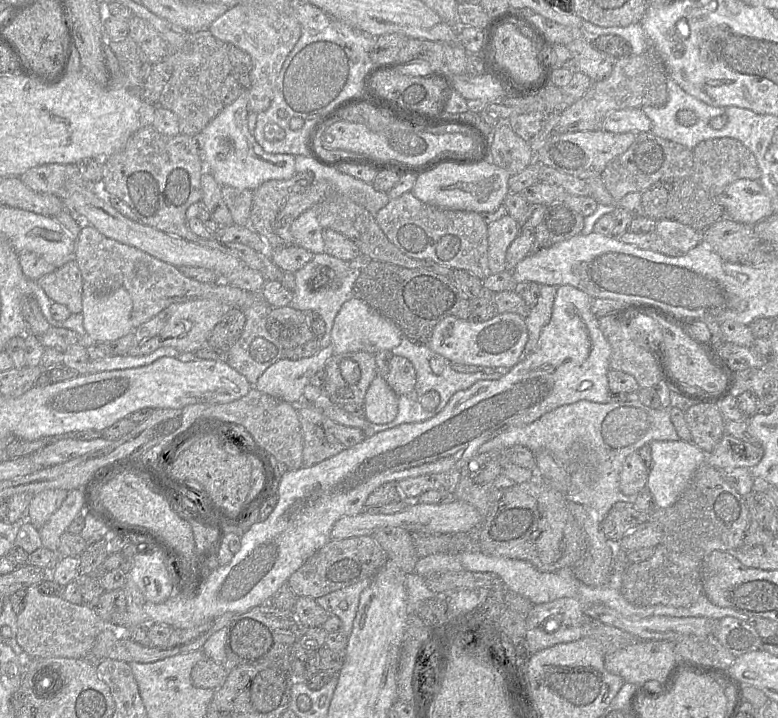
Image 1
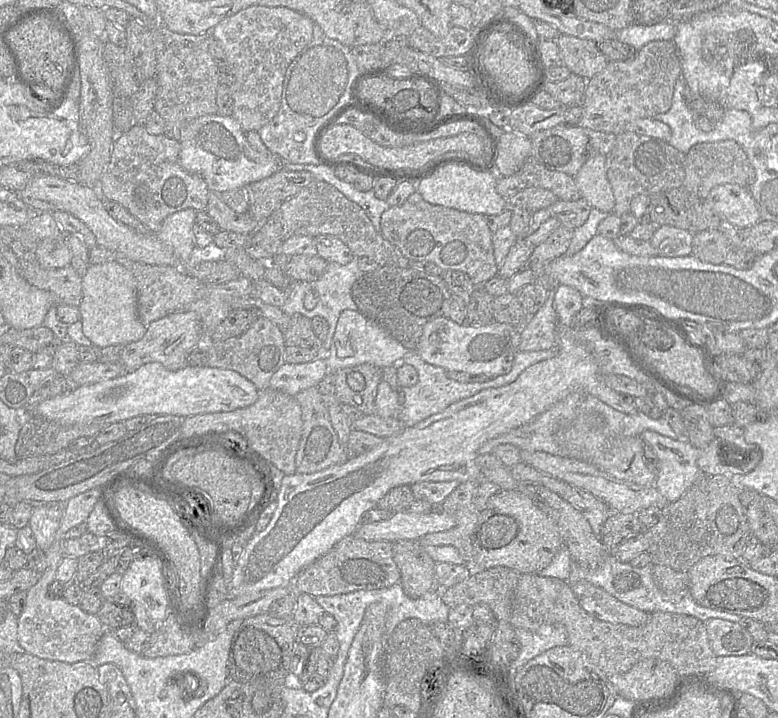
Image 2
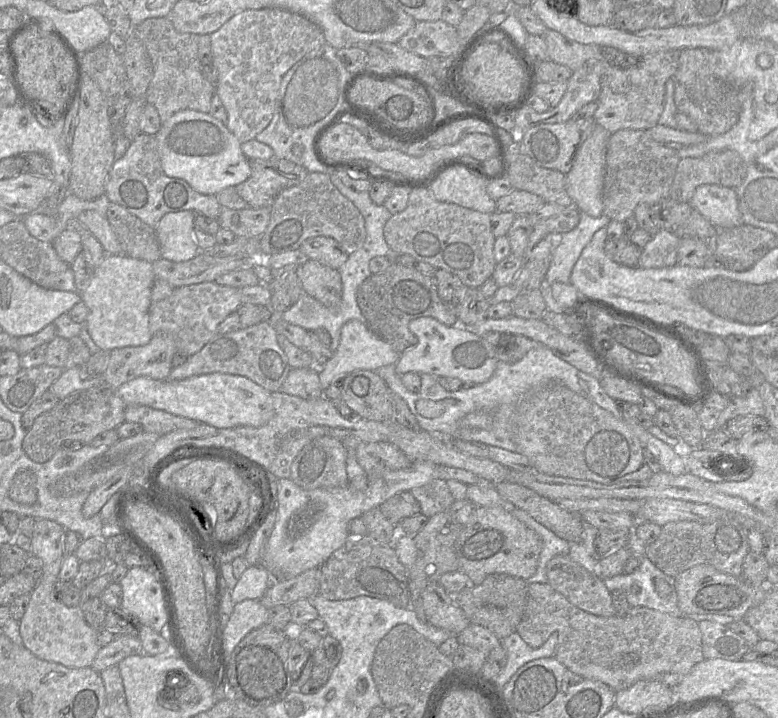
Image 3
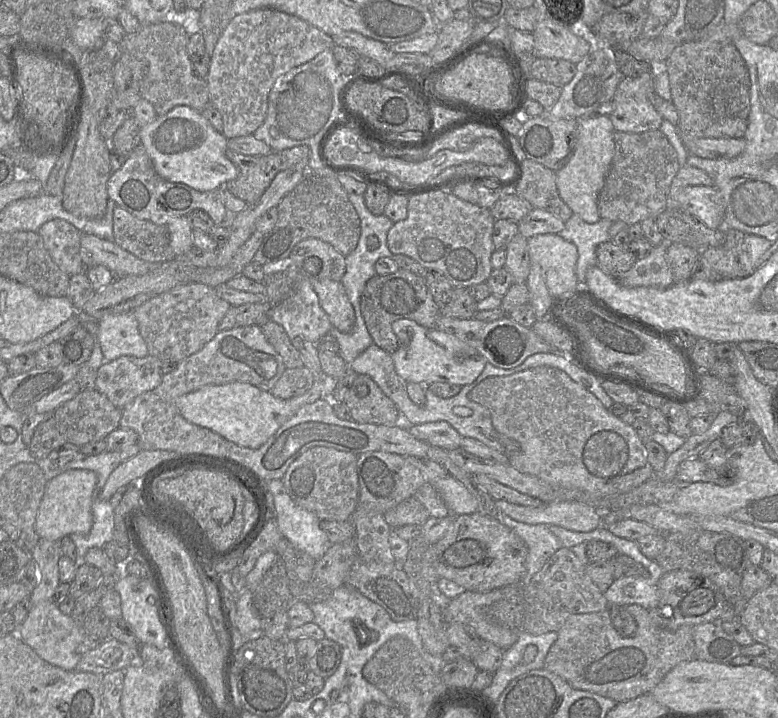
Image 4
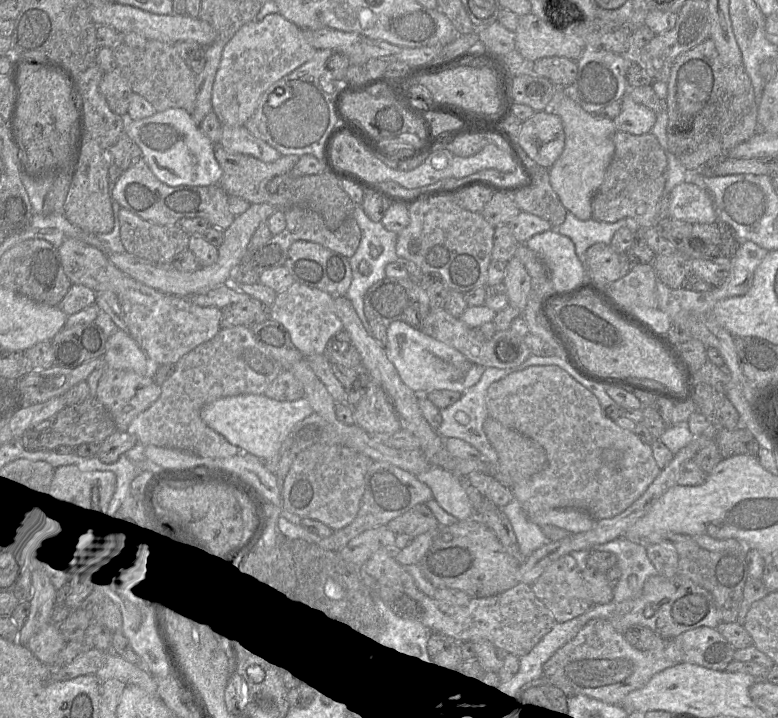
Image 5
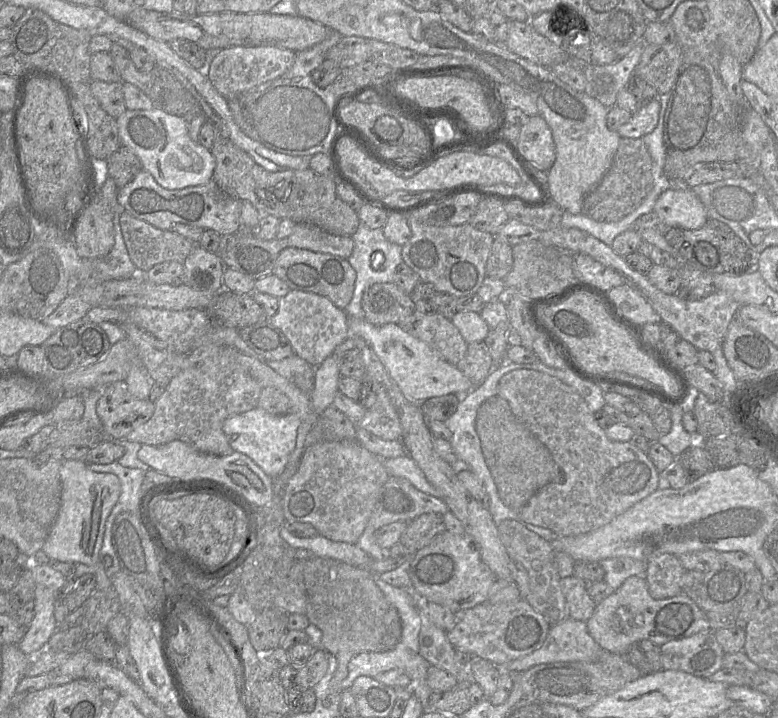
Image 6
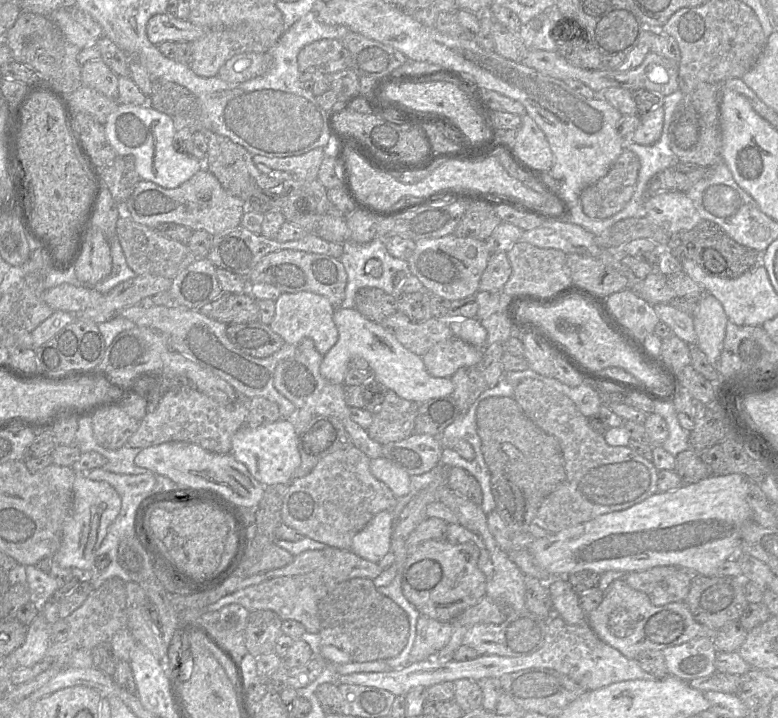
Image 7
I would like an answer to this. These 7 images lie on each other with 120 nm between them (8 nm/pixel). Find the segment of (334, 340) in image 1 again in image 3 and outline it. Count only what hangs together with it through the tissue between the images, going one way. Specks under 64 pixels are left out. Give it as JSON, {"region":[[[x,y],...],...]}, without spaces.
{"region":[[[359,320],[346,322],[341,329],[340,342],[336,351],[322,365],[317,366],[321,389],[324,391],[331,384],[333,379],[340,374],[349,374],[355,370],[373,370],[396,364],[400,354],[394,351],[391,346],[369,330],[366,323]]]}

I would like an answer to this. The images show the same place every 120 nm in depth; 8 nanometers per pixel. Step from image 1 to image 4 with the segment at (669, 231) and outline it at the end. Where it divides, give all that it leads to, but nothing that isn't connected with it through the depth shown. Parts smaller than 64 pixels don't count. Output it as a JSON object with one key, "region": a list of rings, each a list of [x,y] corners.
{"region":[[[665,241],[654,247],[647,257],[637,260],[618,278],[619,283],[625,287],[670,287],[674,281],[666,260],[667,248]]]}

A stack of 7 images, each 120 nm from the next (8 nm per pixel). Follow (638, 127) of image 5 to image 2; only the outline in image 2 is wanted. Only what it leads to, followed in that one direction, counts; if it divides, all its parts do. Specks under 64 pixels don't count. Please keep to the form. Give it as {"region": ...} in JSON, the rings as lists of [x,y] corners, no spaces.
{"region":[[[652,41],[638,50],[631,60],[609,61],[603,70],[587,82],[581,102],[583,115],[578,125],[594,131],[619,134],[631,121],[666,113],[671,107],[675,82],[679,78],[682,78],[681,62],[673,41]]]}

